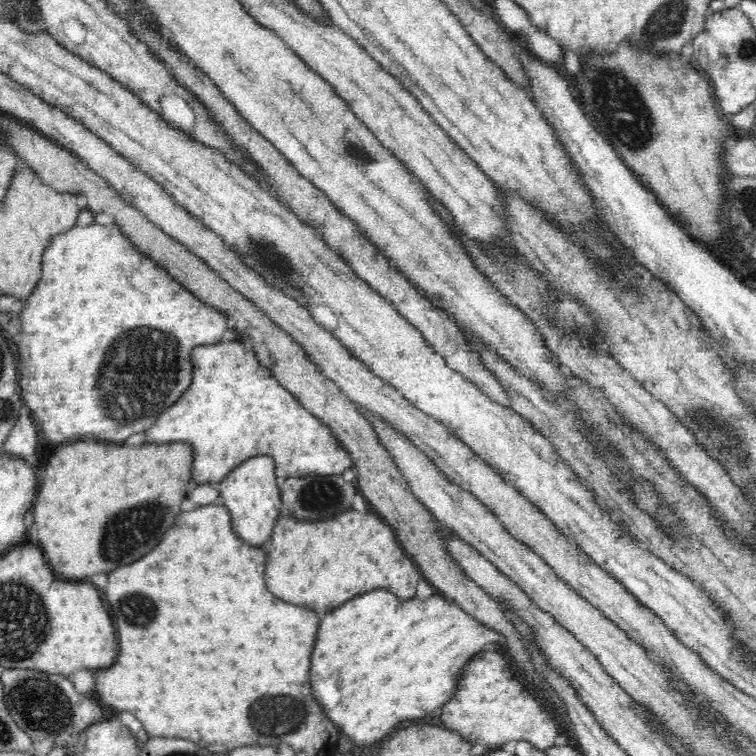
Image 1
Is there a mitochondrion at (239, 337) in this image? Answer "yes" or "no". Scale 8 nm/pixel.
no

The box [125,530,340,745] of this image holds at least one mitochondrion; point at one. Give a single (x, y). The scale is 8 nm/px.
(275, 716)

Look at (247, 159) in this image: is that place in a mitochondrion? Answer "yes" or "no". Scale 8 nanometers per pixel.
no

